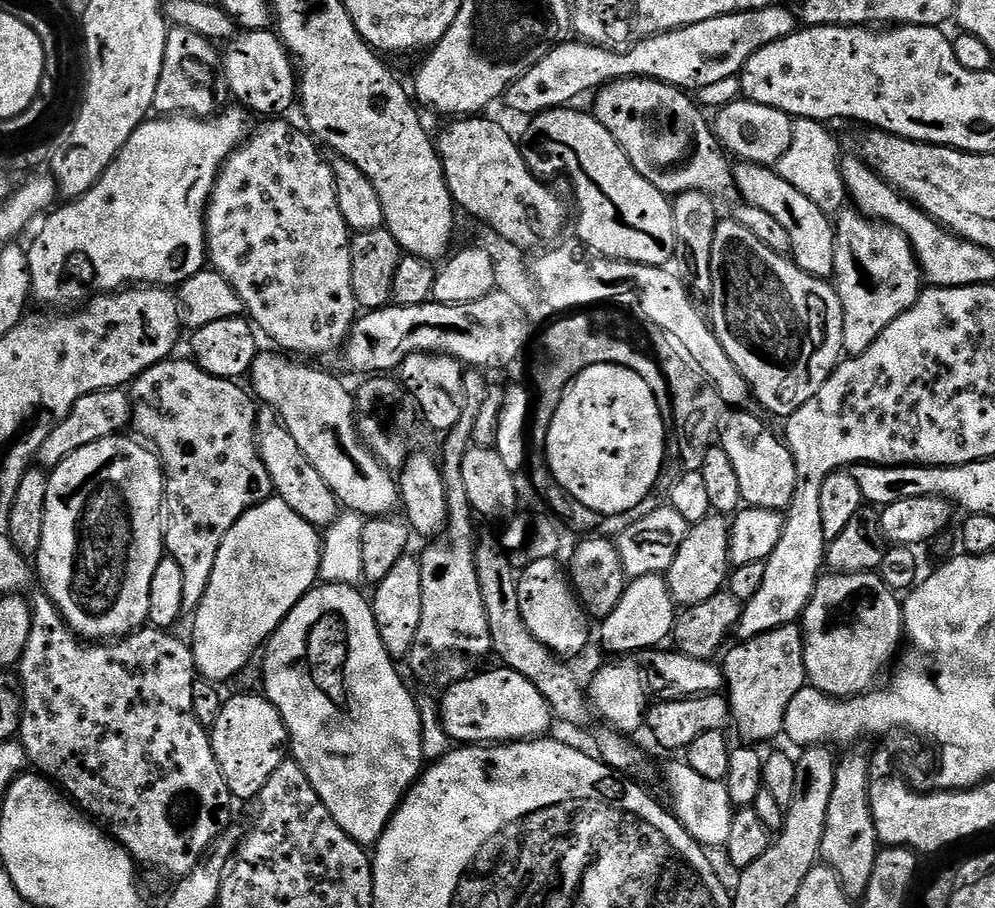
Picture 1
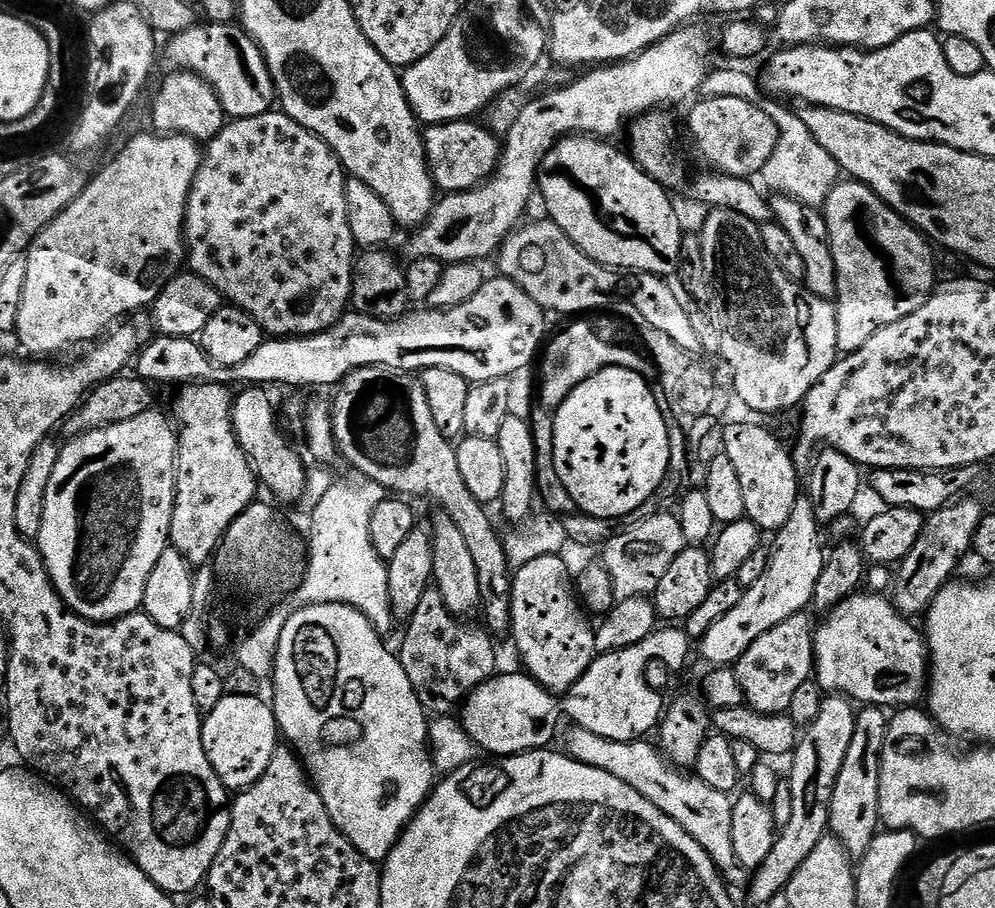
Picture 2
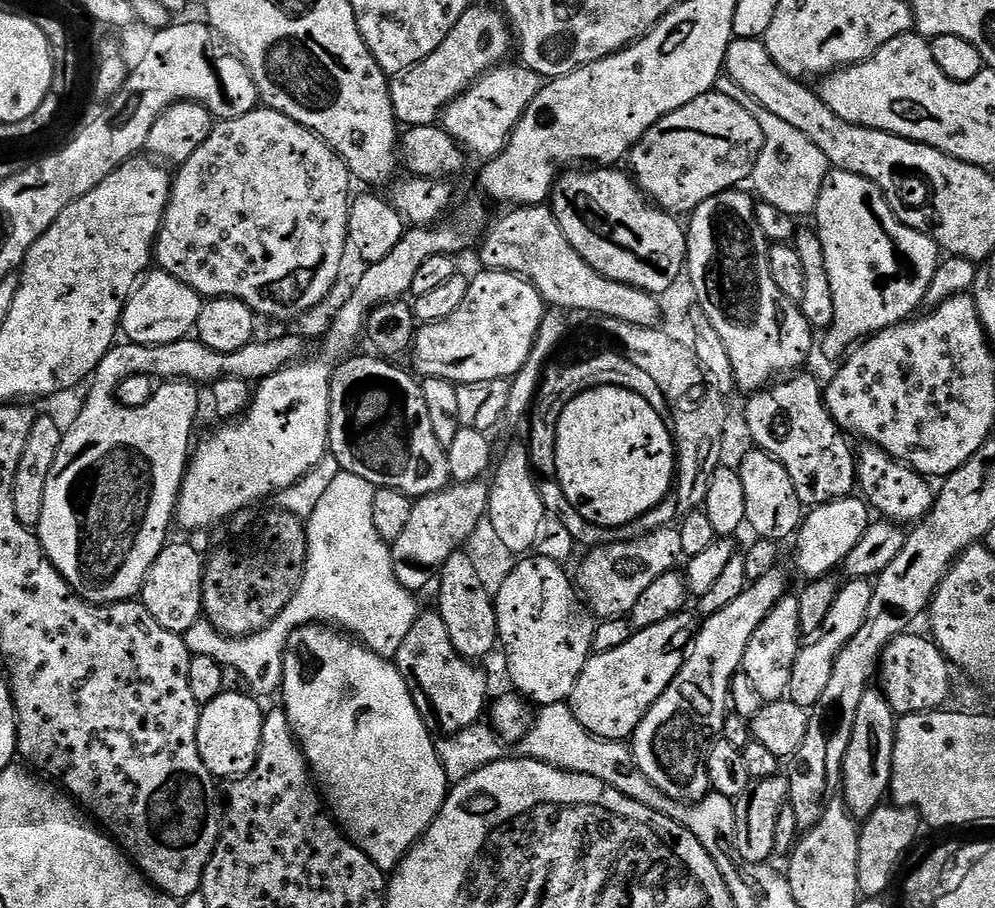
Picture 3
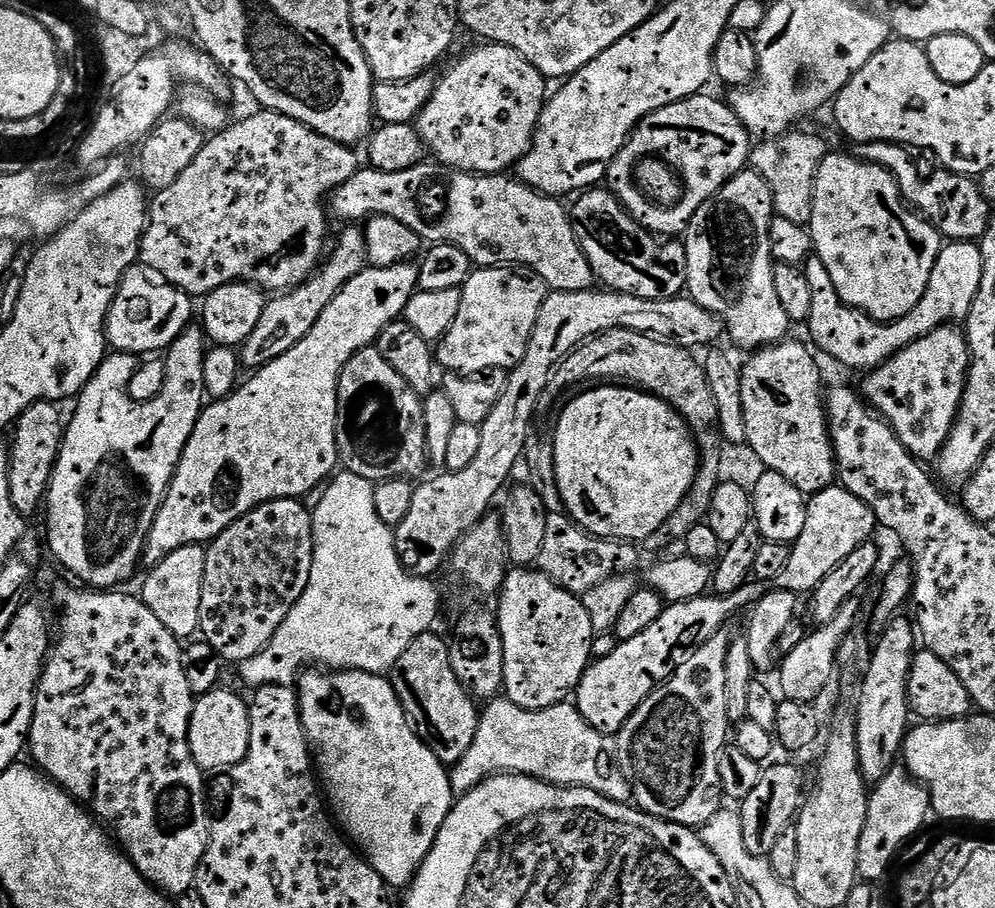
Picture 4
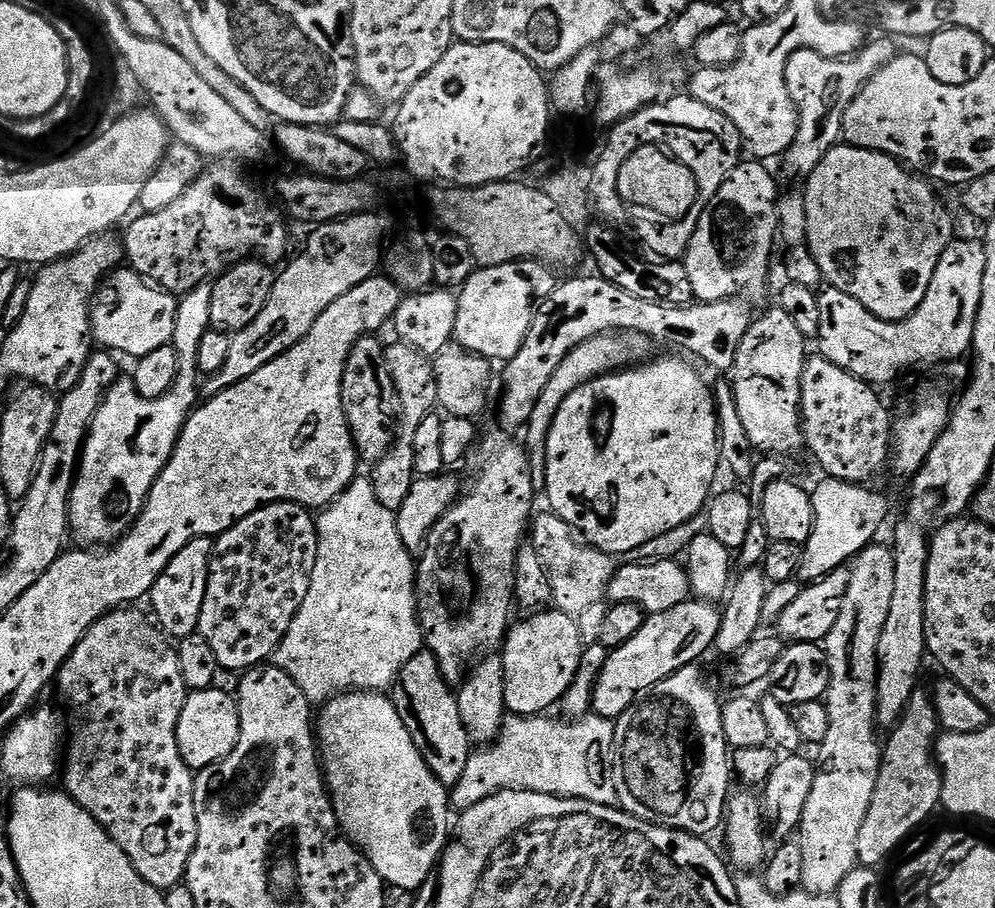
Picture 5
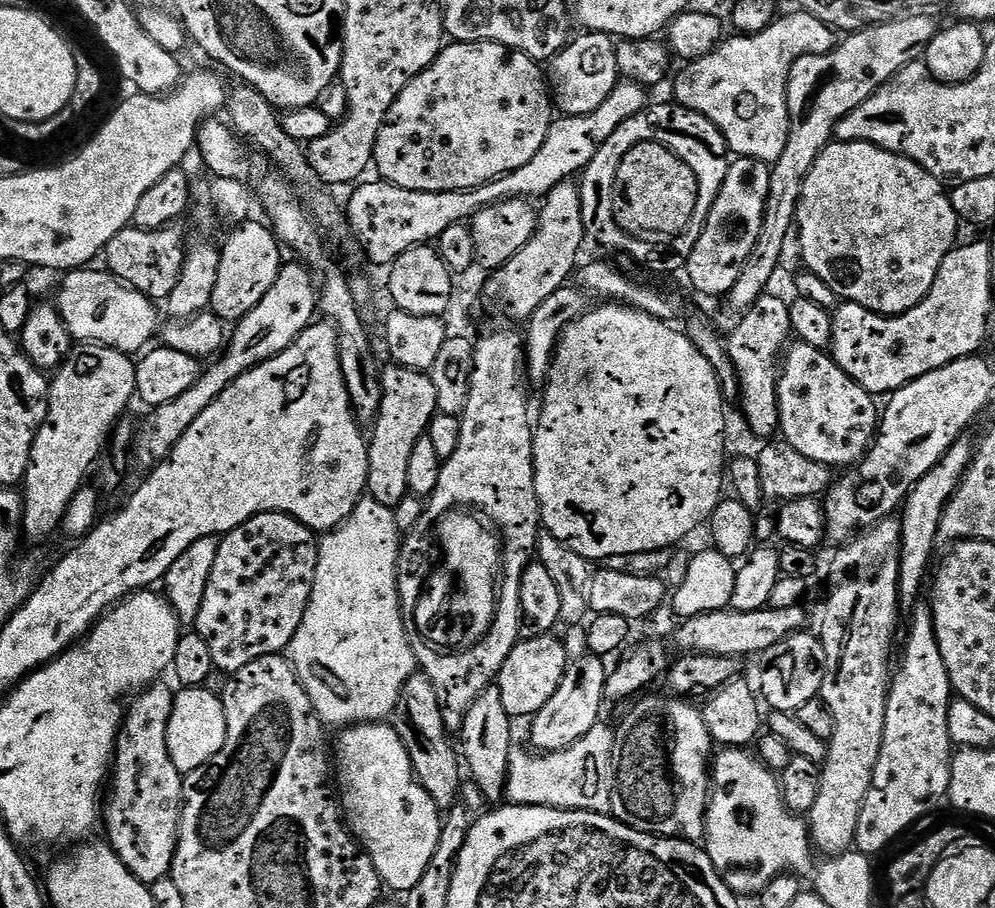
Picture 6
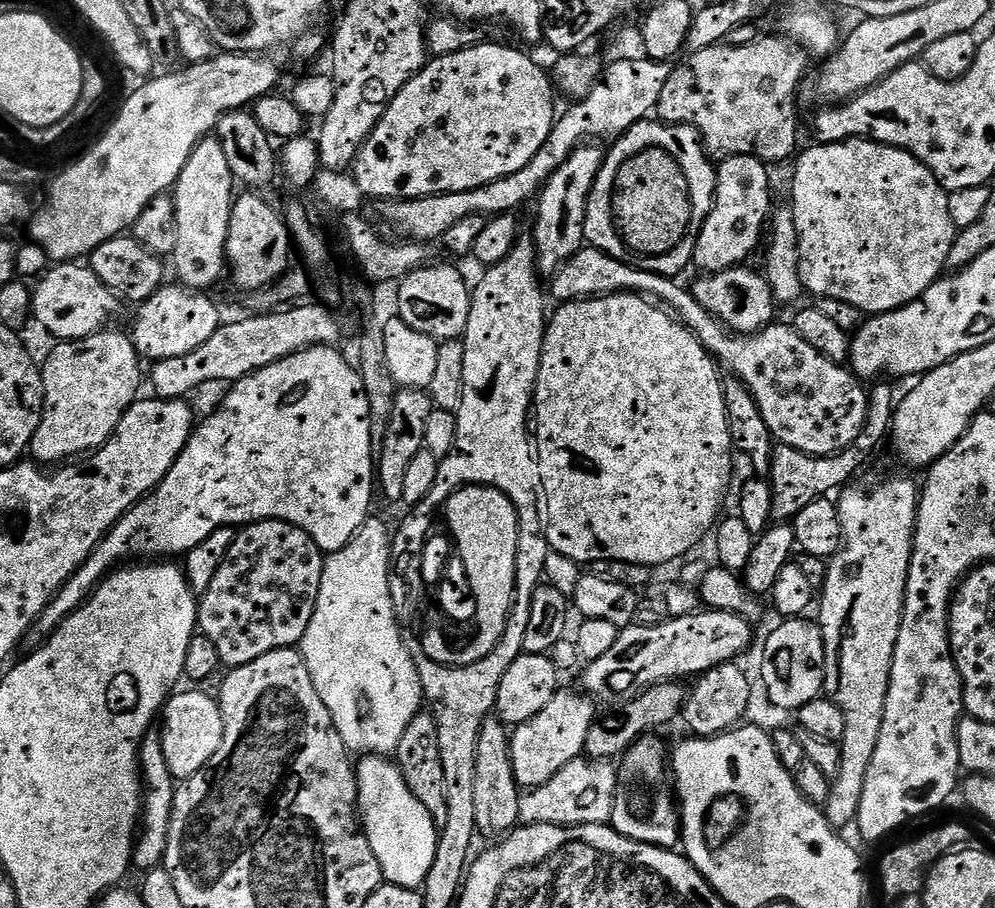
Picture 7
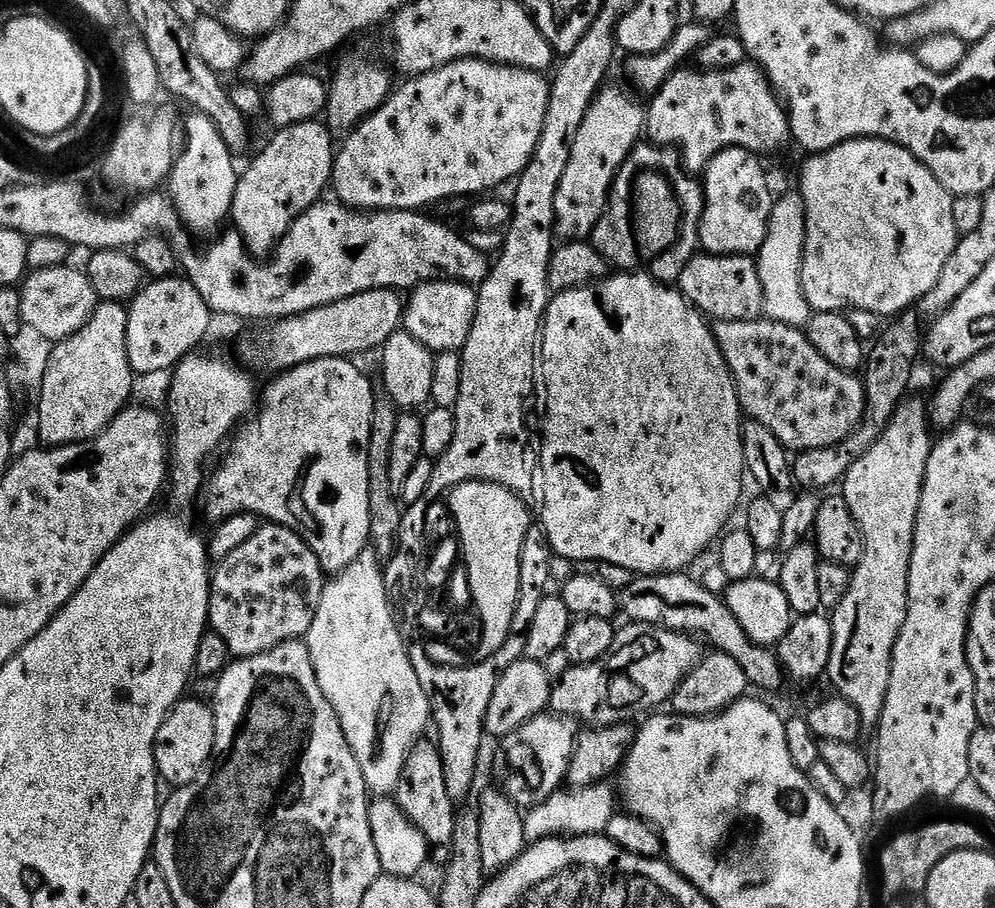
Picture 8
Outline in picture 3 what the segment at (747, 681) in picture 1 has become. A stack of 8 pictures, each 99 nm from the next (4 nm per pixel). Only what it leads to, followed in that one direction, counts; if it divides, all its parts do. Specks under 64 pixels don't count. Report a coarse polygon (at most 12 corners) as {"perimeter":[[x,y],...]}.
{"perimeter":[[799,595],[782,597],[746,646],[742,670],[783,700],[802,647]]}

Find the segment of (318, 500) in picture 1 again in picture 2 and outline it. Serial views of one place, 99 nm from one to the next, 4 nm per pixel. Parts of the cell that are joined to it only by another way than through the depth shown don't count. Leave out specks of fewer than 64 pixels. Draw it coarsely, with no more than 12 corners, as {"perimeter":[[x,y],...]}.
{"perimeter":[[260,386],[232,402],[234,434],[257,481],[284,504],[304,492],[304,460],[280,437]]}

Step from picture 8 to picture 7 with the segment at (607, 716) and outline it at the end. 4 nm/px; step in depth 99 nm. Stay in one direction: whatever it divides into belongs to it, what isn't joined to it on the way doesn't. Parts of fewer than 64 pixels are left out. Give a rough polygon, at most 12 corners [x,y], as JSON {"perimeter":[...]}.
{"perimeter":[[697,610],[633,622],[584,672],[583,691],[623,702],[733,663],[749,617]]}

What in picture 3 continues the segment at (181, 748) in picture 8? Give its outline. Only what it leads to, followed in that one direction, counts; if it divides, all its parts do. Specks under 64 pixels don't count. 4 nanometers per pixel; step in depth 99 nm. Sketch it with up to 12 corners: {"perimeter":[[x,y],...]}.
{"perimeter":[[226,690],[200,710],[206,770],[225,782],[250,774],[265,709]]}

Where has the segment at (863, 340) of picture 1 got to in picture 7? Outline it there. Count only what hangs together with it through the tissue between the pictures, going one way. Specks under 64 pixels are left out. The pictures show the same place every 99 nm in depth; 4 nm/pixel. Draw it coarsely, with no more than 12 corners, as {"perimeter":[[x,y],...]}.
{"perimeter":[[863,138],[795,157],[803,291],[892,312],[940,279],[948,193]]}

